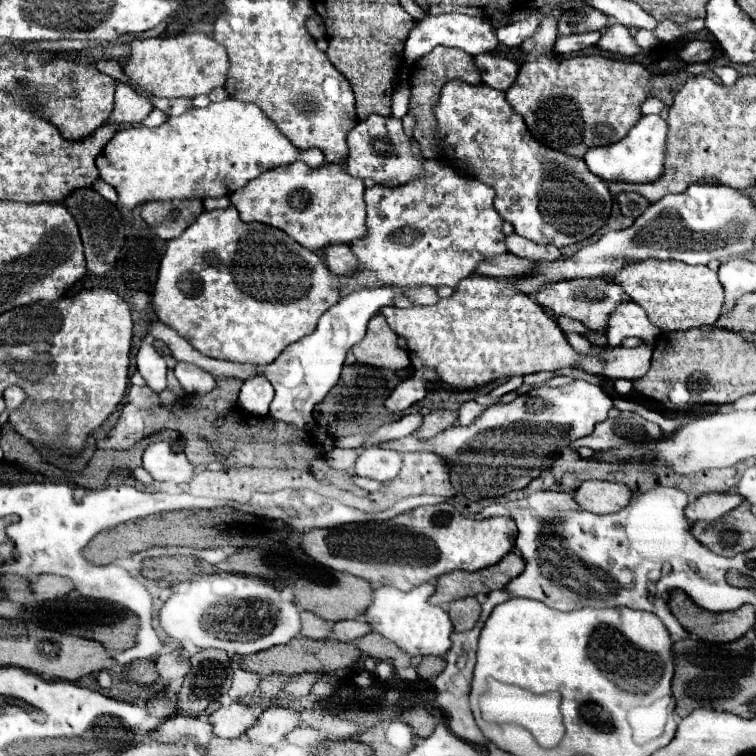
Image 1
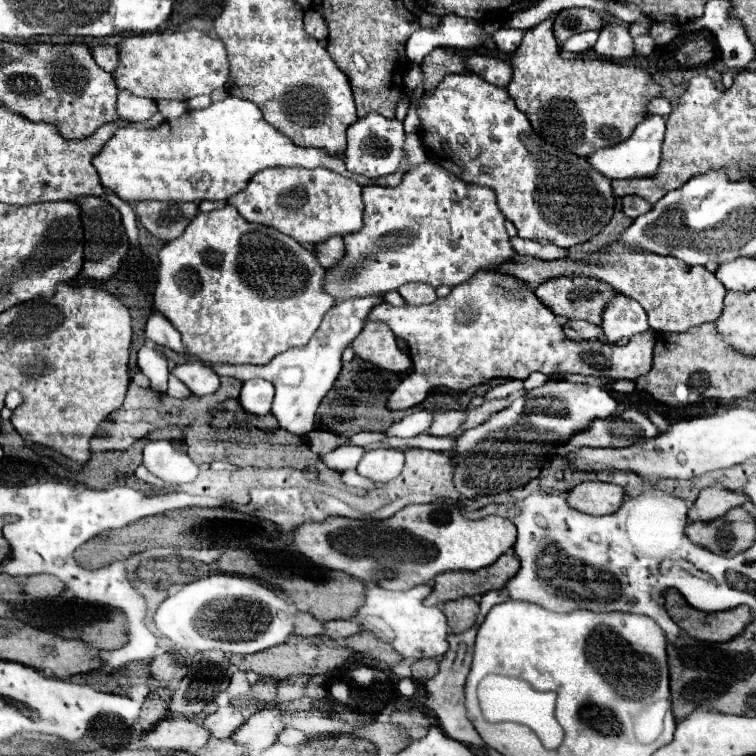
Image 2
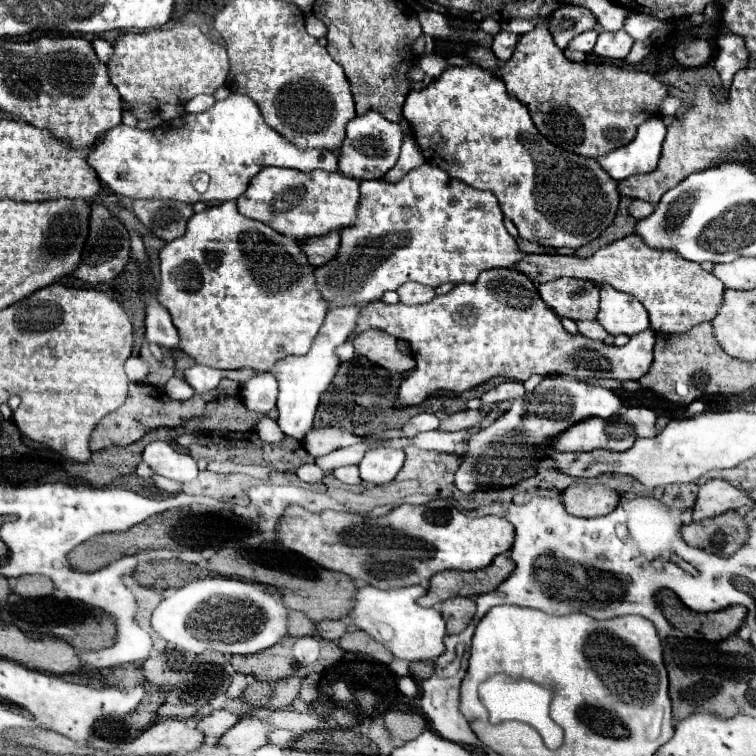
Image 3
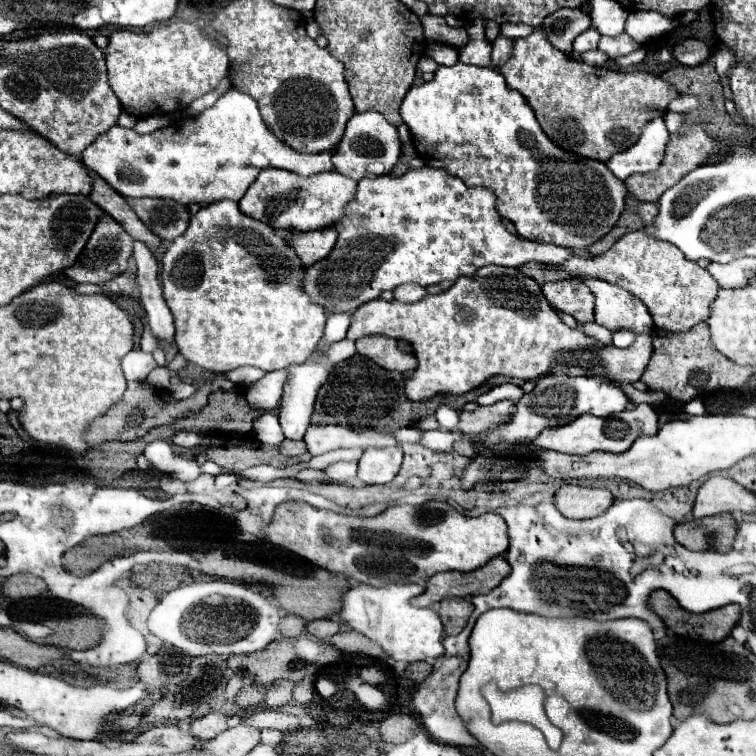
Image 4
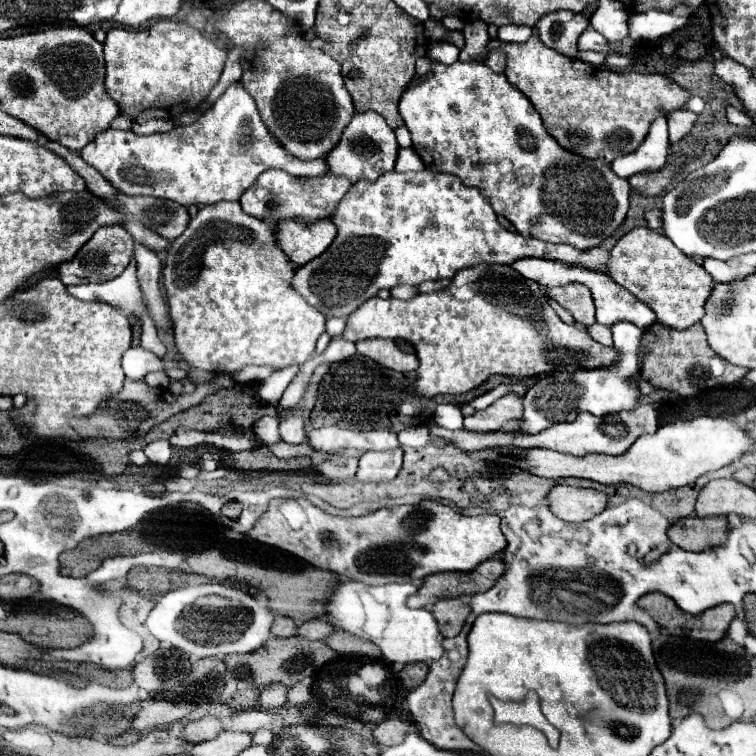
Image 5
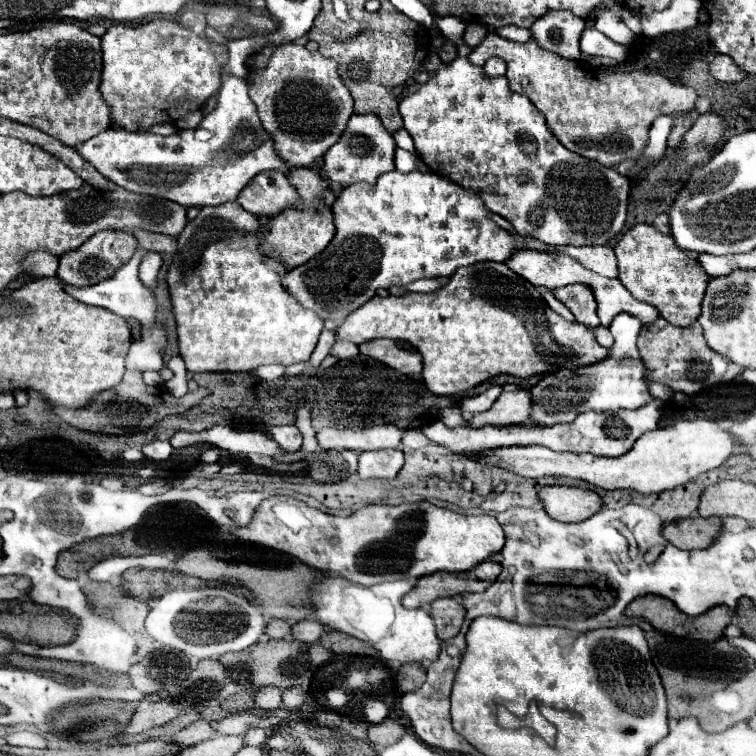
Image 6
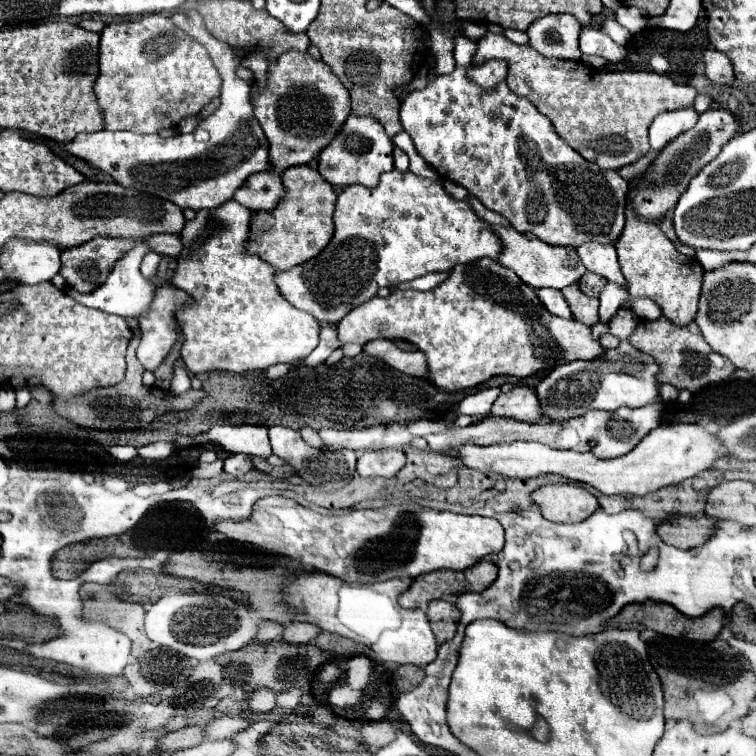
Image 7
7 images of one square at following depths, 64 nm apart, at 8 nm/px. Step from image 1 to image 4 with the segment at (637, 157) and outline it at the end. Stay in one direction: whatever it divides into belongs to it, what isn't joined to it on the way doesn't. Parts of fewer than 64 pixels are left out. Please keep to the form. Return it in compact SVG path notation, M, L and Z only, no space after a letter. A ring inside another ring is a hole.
M660 116L650 120L642 128L640 138L634 146L630 146L624 152L614 154L606 162L608 170L620 180L626 180L630 174L636 174L636 172L640 172L640 174L654 172L662 162L668 136L670 136L670 132L666 130L664 120Z

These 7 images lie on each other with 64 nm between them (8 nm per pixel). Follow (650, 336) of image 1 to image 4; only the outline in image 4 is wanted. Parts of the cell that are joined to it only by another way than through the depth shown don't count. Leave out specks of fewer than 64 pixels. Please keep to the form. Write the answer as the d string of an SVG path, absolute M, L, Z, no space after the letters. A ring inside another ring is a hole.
M580 278L596 296L596 322L616 332L620 328L642 334L652 330L648 308L630 292L598 278Z

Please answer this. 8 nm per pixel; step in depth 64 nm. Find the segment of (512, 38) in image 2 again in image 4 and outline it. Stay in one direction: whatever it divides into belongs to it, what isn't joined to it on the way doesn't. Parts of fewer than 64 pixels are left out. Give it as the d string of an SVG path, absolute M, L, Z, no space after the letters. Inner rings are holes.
M498 36L494 42L492 42L492 62L494 66L502 66L510 54L512 54L512 38L504 38L504 36Z

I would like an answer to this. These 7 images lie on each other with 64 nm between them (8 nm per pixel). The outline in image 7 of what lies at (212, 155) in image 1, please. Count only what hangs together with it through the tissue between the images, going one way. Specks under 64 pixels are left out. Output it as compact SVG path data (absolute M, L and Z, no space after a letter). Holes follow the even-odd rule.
M184 10L170 16L170 20L198 42L202 42L222 76L220 108L204 118L192 134L176 134L162 138L158 134L136 132L110 132L100 130L94 134L80 134L72 144L60 144L70 154L80 156L96 170L110 174L114 182L126 188L170 200L180 208L216 208L232 200L234 192L248 180L248 176L272 170L268 164L268 138L260 128L250 102L250 84L236 76L236 60L232 48L216 40L204 26L198 10Z

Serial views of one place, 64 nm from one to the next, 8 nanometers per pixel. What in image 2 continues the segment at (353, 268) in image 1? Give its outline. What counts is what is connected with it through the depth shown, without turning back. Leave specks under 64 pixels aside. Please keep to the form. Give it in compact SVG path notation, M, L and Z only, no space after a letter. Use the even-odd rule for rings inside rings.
M334 236L322 244L318 244L314 248L314 254L318 258L318 262L328 270L328 268L334 268L336 264L340 264L340 260L346 256L344 252L344 240Z

